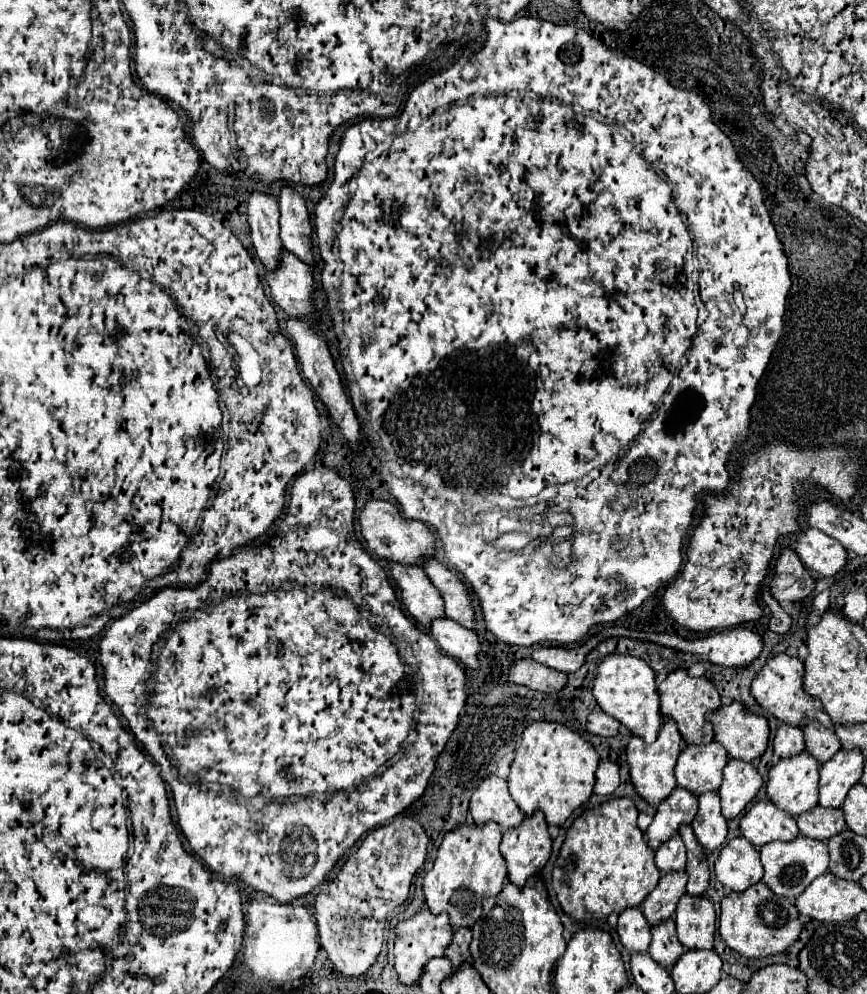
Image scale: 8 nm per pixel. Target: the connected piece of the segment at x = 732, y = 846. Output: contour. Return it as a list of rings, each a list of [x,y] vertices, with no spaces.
[[[744,837],[732,839],[714,865],[716,879],[730,891],[744,891],[762,879],[762,863],[758,849],[752,849]]]

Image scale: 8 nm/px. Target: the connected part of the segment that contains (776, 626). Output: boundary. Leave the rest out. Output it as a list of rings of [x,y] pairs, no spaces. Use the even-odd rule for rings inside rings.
[[[768,589],[762,591],[762,599],[764,599],[766,607],[770,609],[770,631],[774,631],[774,633],[782,633],[782,635],[788,633],[790,627],[792,627],[792,619],[790,619],[790,615],[784,613],[784,609],[780,607],[780,603],[770,595]]]

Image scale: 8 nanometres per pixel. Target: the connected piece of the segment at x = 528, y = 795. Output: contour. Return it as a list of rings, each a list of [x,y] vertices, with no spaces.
[[[534,721],[524,729],[522,743],[516,749],[516,759],[508,777],[510,795],[524,815],[542,811],[548,825],[562,827],[564,821],[590,799],[598,763],[598,751],[578,733],[558,723]]]

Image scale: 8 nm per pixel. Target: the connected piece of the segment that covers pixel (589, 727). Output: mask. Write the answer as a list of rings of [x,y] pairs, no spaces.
[[[596,707],[590,715],[588,715],[588,723],[586,723],[586,731],[592,735],[600,735],[600,737],[614,737],[618,733],[620,723],[616,719],[612,719],[610,715],[606,715],[600,707]]]

